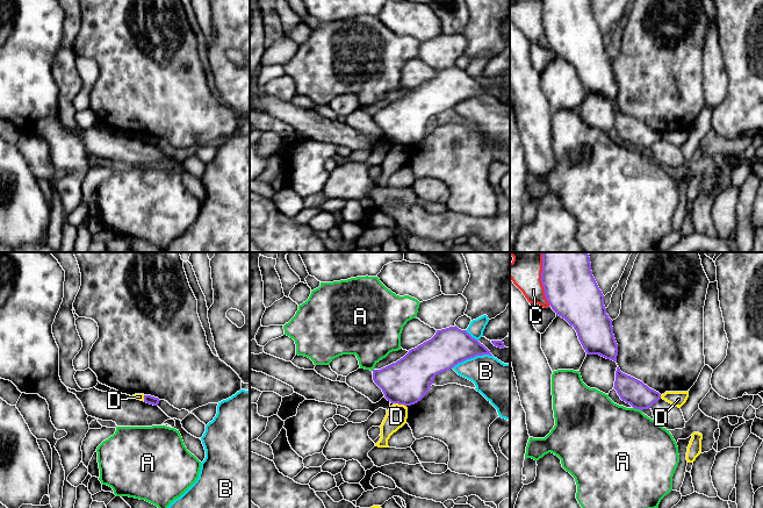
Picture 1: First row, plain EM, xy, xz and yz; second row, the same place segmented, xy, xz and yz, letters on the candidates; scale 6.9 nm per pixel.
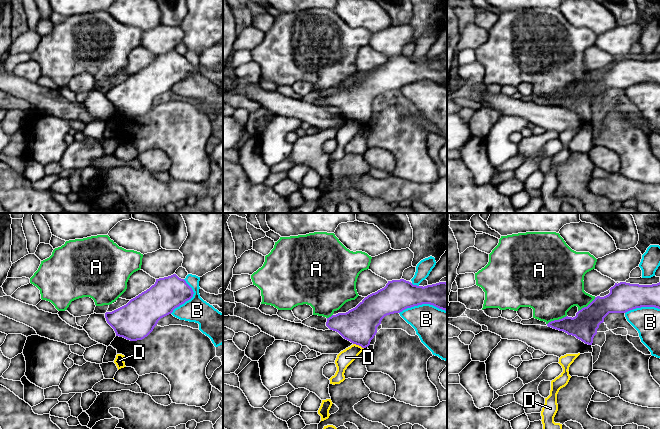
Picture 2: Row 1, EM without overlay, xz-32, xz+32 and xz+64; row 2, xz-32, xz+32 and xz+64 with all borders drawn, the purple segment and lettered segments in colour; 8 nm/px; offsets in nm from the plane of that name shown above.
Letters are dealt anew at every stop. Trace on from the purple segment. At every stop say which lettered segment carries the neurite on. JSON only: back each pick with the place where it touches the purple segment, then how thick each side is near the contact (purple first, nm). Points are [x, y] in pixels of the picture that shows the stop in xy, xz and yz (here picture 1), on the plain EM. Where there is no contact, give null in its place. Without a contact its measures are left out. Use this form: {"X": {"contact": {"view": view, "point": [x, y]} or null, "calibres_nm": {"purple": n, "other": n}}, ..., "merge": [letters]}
{"merge": []}

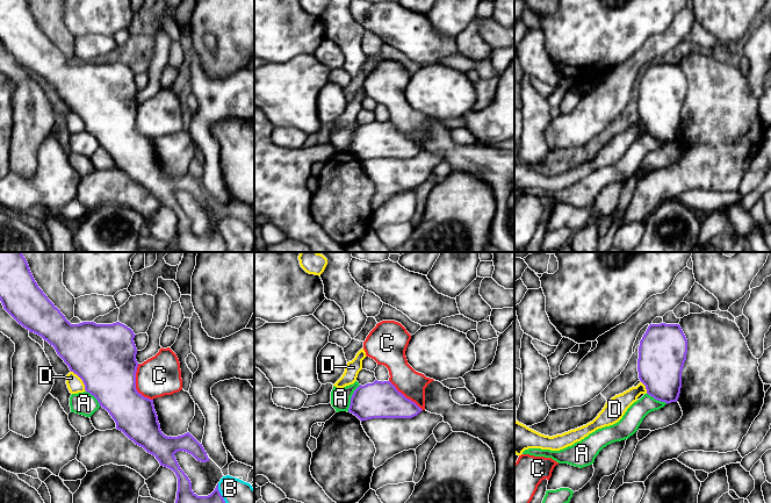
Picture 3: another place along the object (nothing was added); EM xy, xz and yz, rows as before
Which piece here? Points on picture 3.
{"merge": []}

